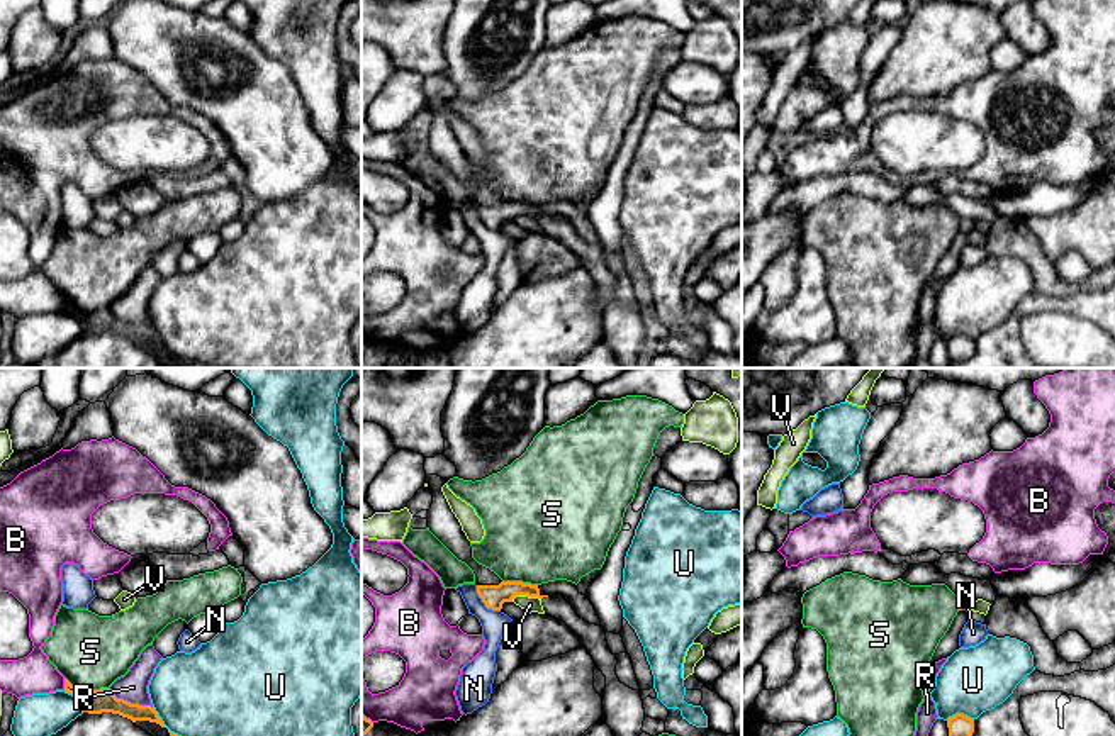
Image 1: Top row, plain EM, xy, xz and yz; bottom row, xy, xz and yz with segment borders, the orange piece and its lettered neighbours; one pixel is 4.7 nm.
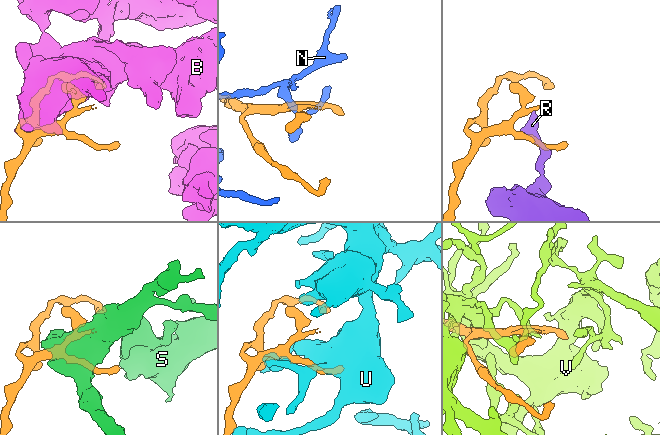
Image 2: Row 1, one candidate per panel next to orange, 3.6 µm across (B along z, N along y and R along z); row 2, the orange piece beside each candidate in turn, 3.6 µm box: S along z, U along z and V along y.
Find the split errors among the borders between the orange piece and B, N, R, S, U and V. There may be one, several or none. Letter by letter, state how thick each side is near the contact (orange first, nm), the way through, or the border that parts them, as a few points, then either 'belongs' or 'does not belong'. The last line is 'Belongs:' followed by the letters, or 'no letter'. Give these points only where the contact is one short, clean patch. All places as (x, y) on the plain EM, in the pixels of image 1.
B: calibres 110 and 190 nm; does not belong
N: calibres 110 and 130 nm; border xz (476, 206), (481, 221), (487, 228), (499, 231); does not belong
R: calibres 110 and 140 nm; does not belong
S: calibres 110 and 360 nm; does not belong
U: calibres 120 and 320 nm; does not belong
V: calibres 110 and 80 nm; does not belong
Belongs: no letter

